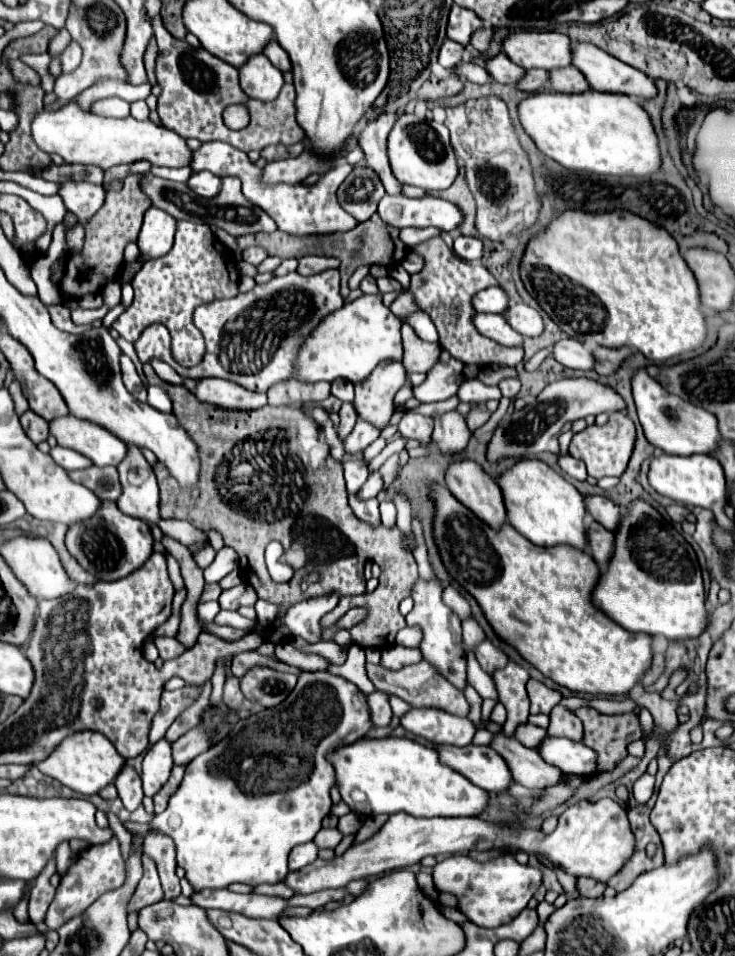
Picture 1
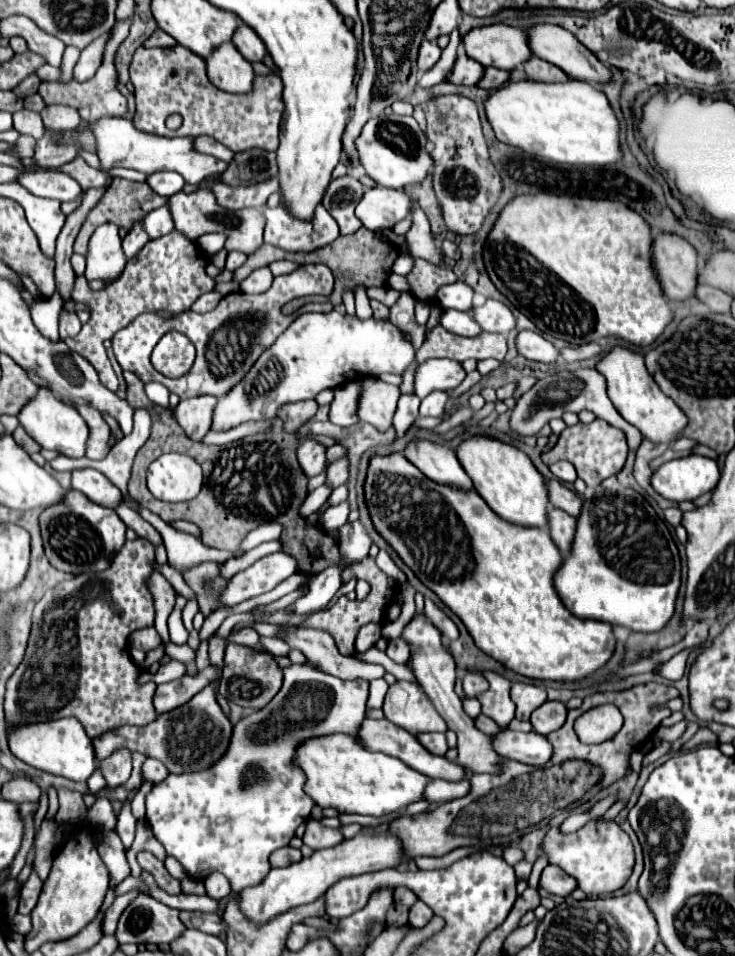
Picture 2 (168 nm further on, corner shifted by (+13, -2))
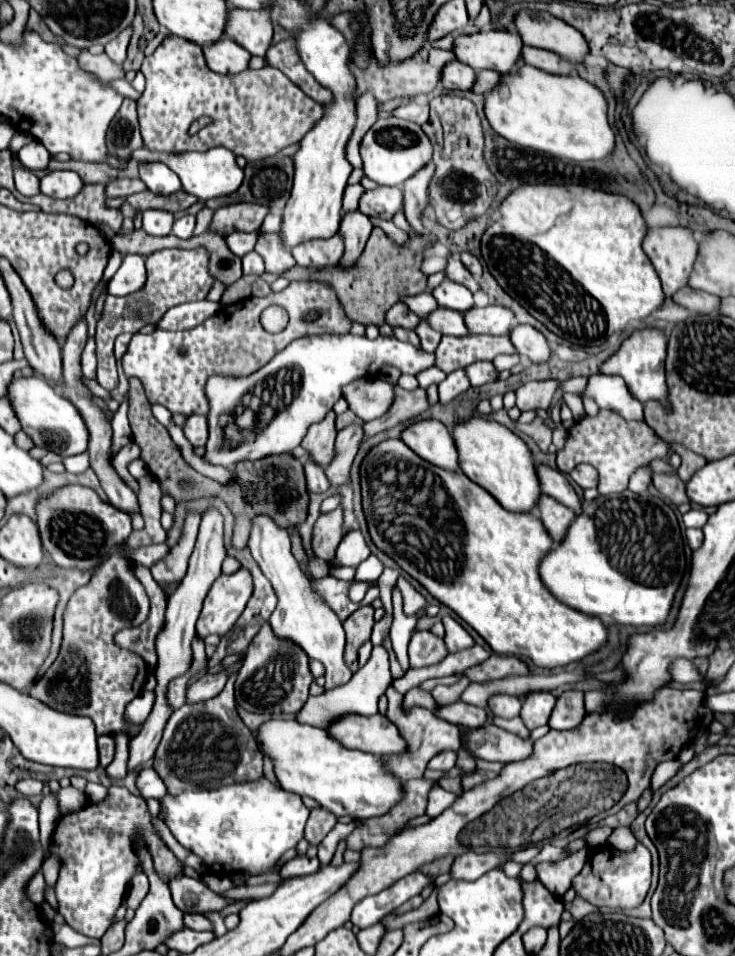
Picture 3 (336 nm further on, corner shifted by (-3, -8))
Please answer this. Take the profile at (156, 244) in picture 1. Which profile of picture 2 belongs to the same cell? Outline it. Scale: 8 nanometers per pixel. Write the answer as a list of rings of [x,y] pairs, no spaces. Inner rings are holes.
[[[168,206],[156,208],[150,214],[146,214],[144,228],[150,238],[160,238],[160,236],[170,234],[174,230],[174,222],[172,222],[172,216],[168,214]]]

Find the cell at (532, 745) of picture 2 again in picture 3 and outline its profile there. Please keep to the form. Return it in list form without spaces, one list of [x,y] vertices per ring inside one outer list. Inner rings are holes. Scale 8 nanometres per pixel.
[[[488,724],[480,730],[470,730],[468,750],[478,758],[506,764],[530,758],[534,754],[534,742]]]

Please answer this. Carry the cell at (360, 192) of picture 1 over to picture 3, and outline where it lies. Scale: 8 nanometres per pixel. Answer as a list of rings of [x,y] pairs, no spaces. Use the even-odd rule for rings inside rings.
[[[360,210],[354,212],[344,212],[342,216],[342,224],[340,224],[340,232],[344,234],[344,244],[346,244],[346,252],[342,256],[344,264],[354,262],[360,252],[364,250],[370,232],[372,232],[372,222],[368,216],[364,216]]]

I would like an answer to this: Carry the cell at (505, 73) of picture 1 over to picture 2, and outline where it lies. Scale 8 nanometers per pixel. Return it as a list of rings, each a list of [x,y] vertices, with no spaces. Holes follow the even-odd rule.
[[[460,50],[458,56],[456,56],[456,62],[452,66],[452,70],[446,76],[446,80],[452,82],[452,84],[474,86],[482,76],[484,76],[484,66],[480,66],[472,58],[466,58],[466,54]]]

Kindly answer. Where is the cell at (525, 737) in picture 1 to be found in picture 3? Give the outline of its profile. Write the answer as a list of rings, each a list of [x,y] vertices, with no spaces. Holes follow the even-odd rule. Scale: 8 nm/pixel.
[[[462,700],[454,702],[454,704],[438,706],[436,716],[444,718],[456,726],[468,726],[468,728],[482,728],[482,726],[486,726],[486,720],[488,720],[488,716],[482,708],[464,704]]]

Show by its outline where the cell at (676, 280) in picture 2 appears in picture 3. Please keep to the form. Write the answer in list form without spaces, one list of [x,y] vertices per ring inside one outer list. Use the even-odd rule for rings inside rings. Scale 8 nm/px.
[[[650,228],[644,240],[644,252],[648,254],[654,270],[662,280],[662,290],[668,298],[672,298],[680,288],[688,286],[694,262],[698,258],[698,244],[692,238],[688,228]]]

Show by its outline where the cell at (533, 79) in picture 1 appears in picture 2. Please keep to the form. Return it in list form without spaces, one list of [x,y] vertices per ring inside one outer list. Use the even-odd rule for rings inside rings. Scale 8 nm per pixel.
[[[484,68],[484,76],[482,80],[478,82],[480,88],[486,88],[486,90],[496,90],[500,88],[504,82],[508,82],[508,72],[500,70],[500,68]]]

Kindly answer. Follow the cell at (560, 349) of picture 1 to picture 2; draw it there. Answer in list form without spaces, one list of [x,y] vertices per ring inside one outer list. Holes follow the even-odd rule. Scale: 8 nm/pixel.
[[[520,330],[516,336],[516,350],[520,356],[536,362],[556,362],[558,350],[544,340],[540,334],[530,330]]]

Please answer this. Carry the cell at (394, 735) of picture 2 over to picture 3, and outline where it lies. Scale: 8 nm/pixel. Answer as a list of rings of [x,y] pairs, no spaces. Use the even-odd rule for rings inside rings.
[[[348,716],[348,720],[340,720],[336,728],[328,728],[336,740],[340,740],[346,748],[392,756],[406,752],[406,740],[398,732],[398,728],[386,716]]]

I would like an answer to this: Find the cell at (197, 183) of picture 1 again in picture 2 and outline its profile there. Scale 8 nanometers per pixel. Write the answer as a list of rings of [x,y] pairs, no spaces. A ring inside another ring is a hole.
[[[156,172],[146,178],[146,184],[160,196],[172,196],[184,188],[184,180],[176,172]]]

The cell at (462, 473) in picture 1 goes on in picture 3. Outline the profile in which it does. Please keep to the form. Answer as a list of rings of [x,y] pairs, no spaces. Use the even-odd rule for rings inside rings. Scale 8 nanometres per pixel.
[[[422,420],[412,424],[402,432],[402,442],[422,460],[450,472],[460,472],[456,444],[442,422]]]

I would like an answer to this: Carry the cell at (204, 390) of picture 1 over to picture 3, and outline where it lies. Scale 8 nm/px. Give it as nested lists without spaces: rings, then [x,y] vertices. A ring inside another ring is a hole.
[[[192,414],[184,424],[184,434],[192,442],[192,446],[204,446],[208,442],[208,418]]]

